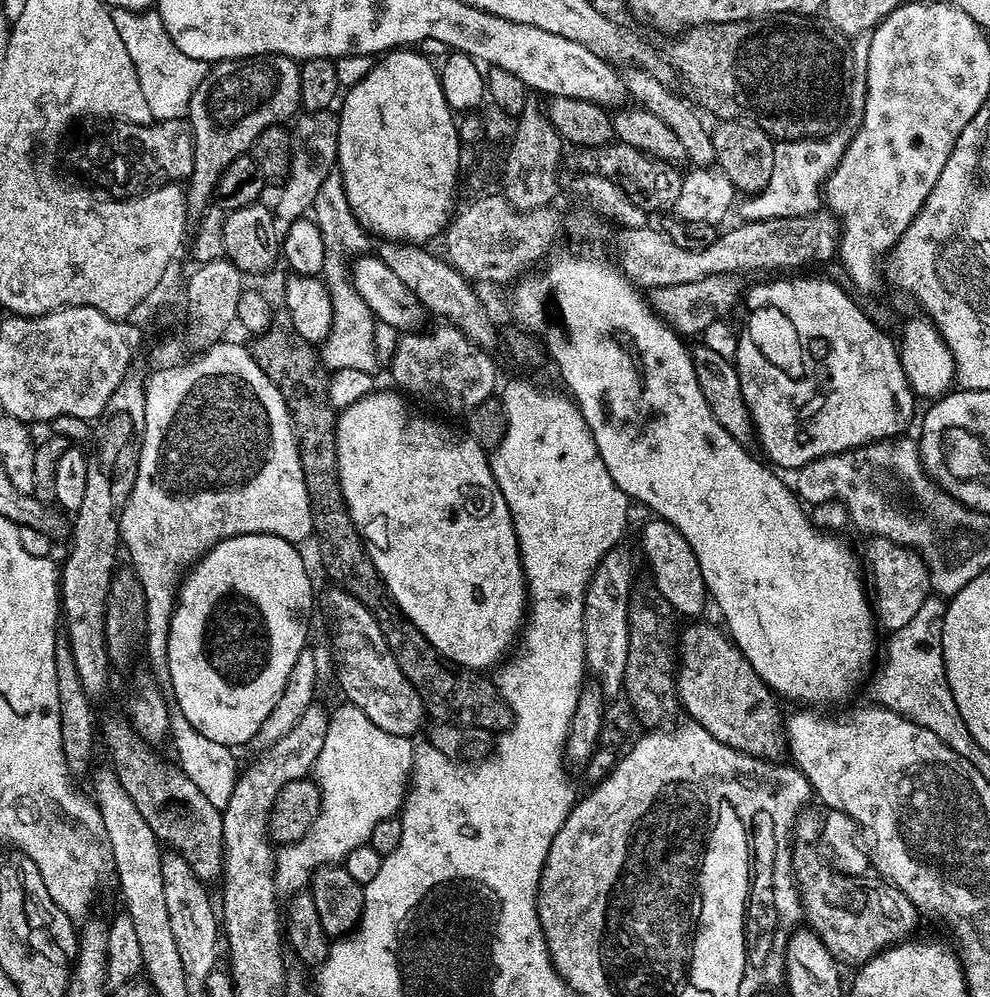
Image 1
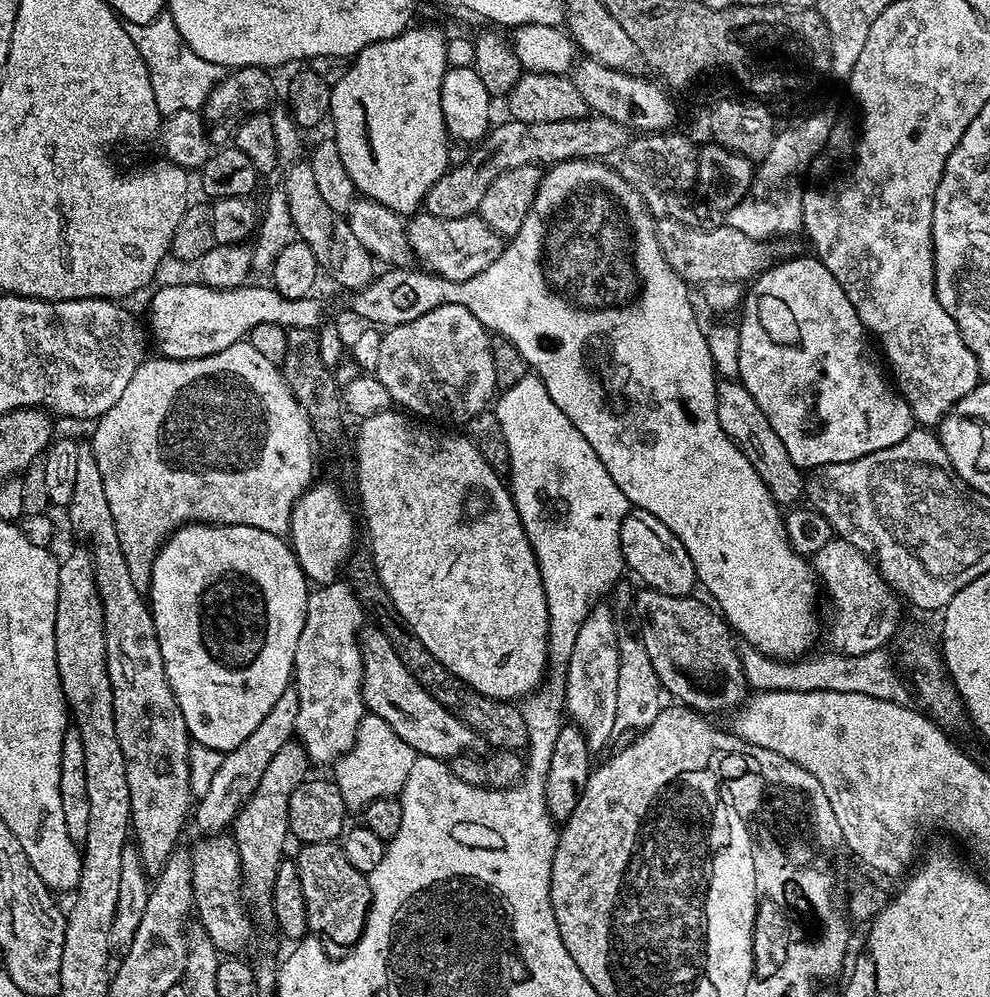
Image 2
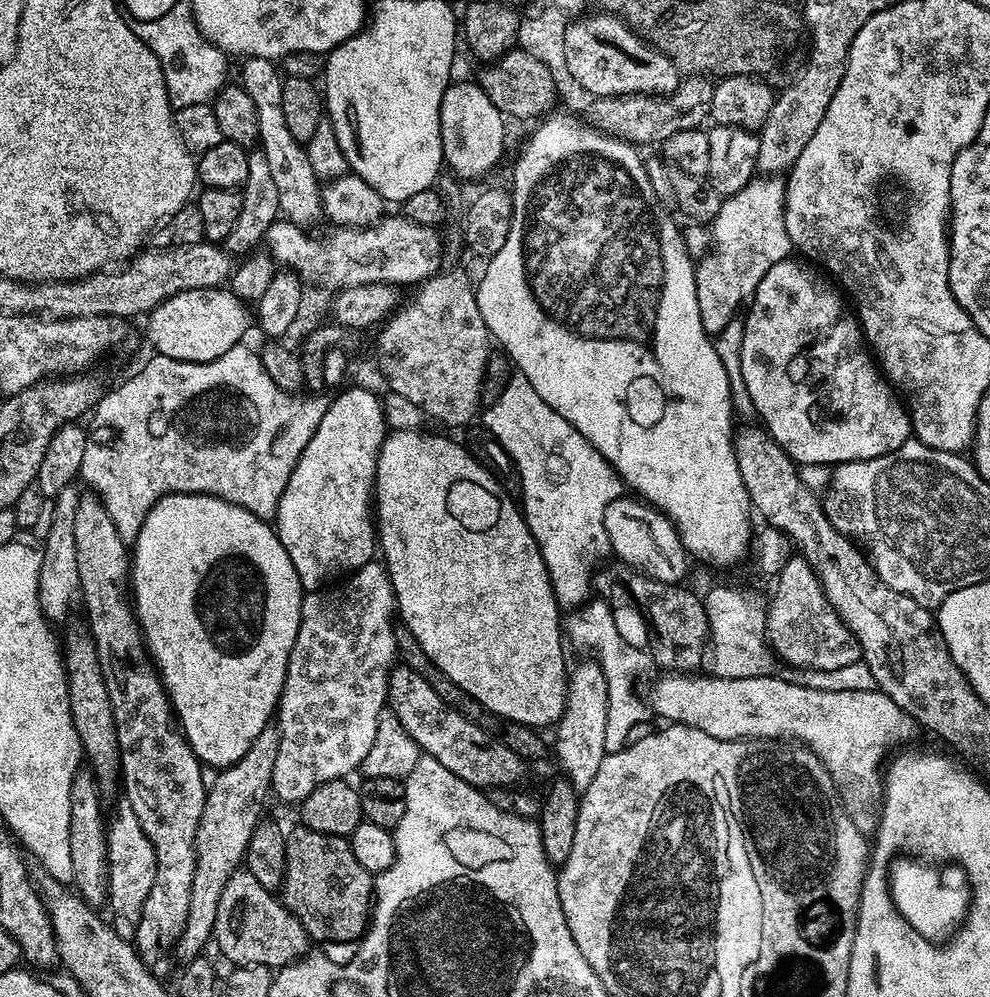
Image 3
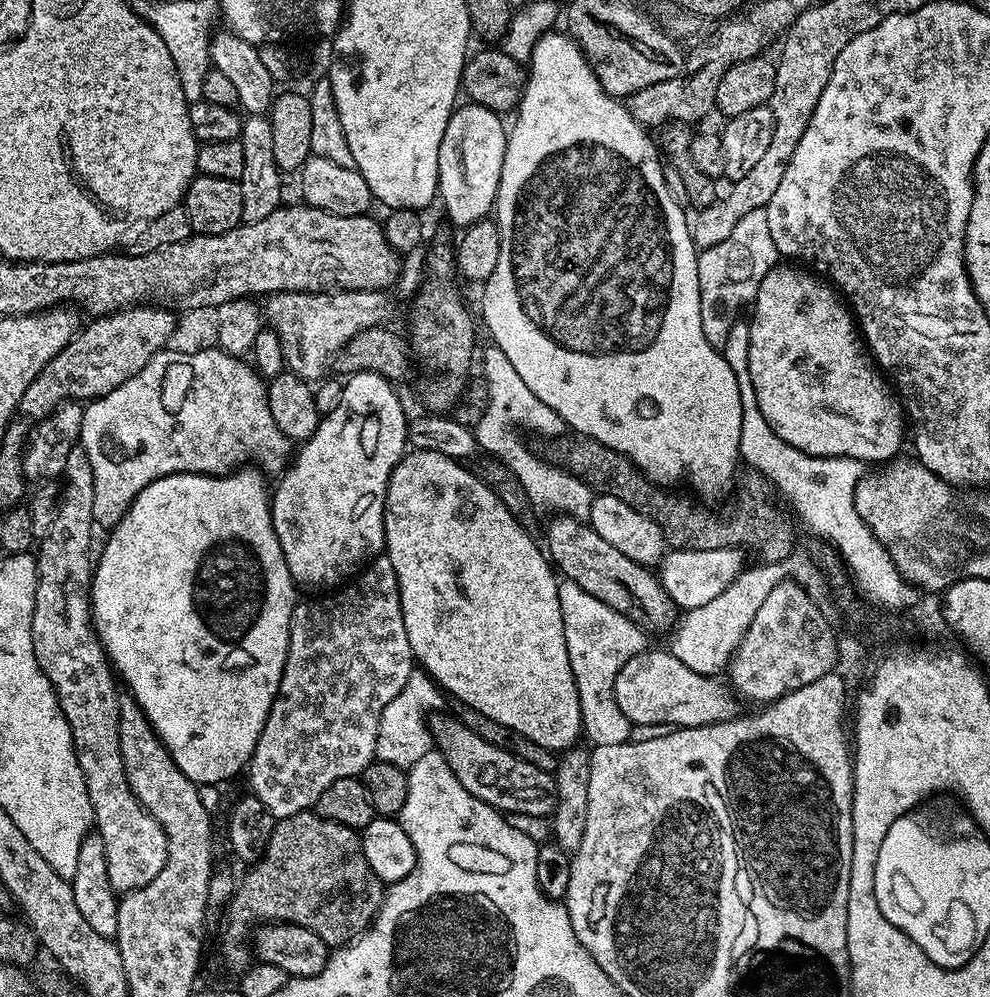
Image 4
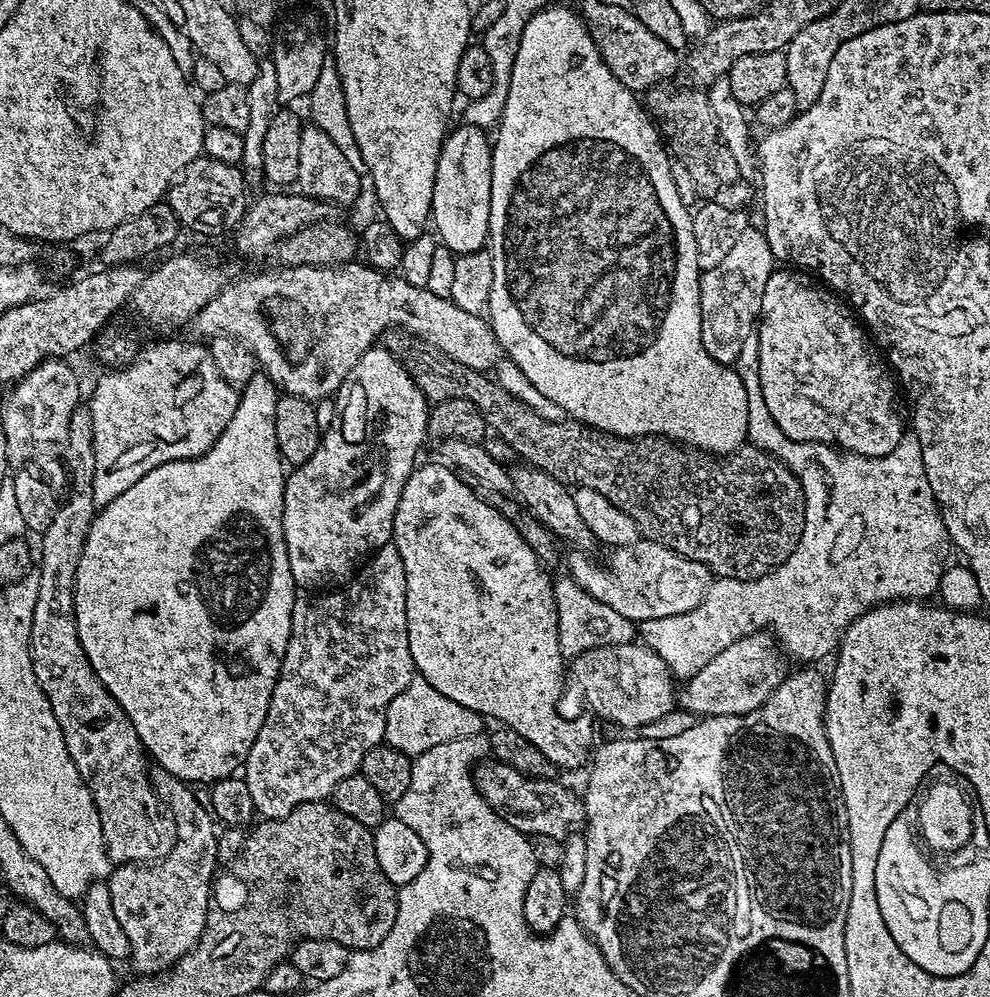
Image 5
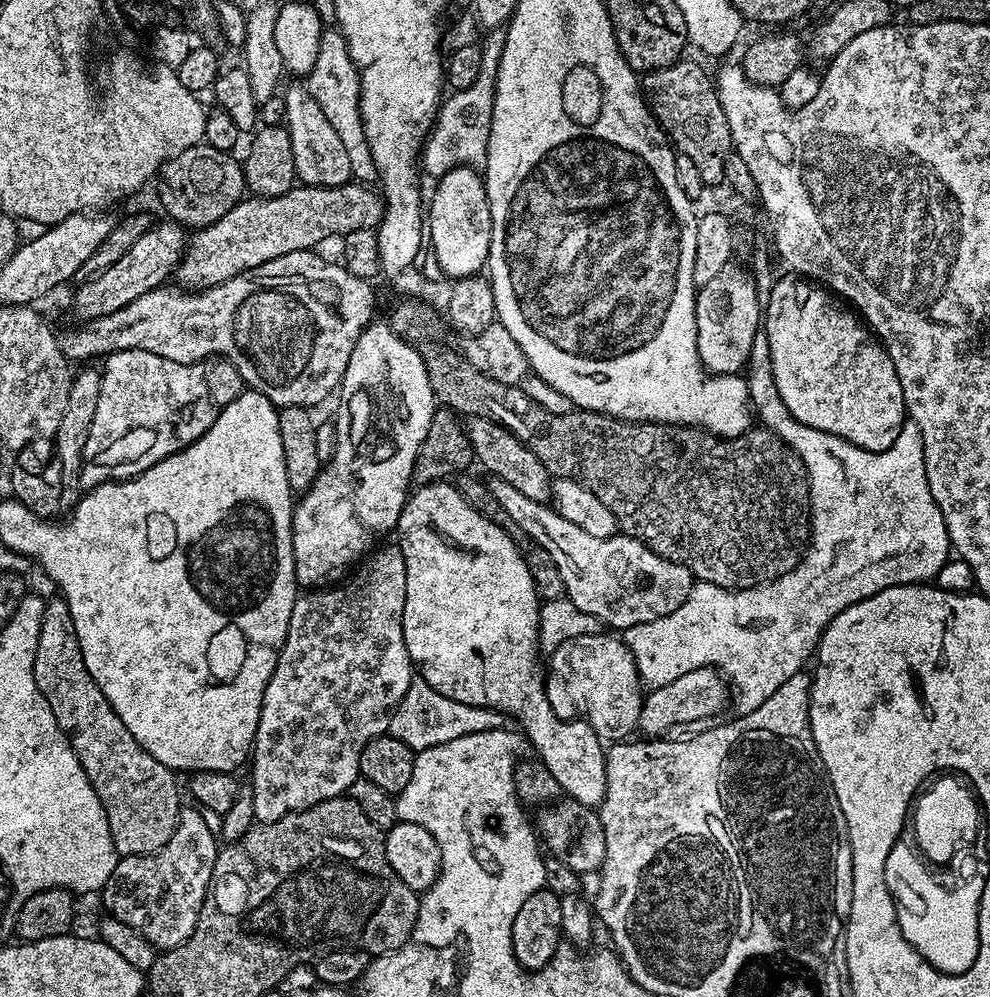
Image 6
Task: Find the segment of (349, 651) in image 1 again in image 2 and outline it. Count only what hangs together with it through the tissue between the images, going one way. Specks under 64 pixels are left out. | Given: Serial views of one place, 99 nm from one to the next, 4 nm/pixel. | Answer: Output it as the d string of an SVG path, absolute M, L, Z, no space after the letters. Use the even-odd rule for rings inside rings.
M365 627L360 634L360 653L362 654L362 694L365 709L371 715L382 718L406 746L410 746L421 756L438 758L442 762L451 762L456 756L476 754L481 751L480 735L470 730L453 712L447 712L423 686L402 666L402 658L386 638L383 628Z

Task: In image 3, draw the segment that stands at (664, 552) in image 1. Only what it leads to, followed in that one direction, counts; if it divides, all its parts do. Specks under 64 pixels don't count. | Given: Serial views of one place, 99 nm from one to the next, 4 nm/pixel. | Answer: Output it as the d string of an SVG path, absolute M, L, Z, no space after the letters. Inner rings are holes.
M621 498L606 506L606 534L612 543L612 552L621 565L654 578L658 582L680 584L688 572L690 557L676 532L676 527L668 521L663 512L639 499Z

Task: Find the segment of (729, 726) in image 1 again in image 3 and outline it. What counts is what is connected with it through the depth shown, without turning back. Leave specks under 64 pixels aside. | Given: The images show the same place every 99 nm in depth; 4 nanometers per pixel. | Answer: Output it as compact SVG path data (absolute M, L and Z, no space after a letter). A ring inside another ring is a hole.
M616 566L611 572L604 568L595 573L594 588L597 593L608 592L612 588L612 580L624 592L632 595L634 603L640 607L644 620L648 623L647 651L651 655L651 663L665 673L683 672L692 674L700 663L706 660L706 645L709 643L708 615L704 609L703 599L692 592L687 592L680 584L658 582L646 574L627 566Z

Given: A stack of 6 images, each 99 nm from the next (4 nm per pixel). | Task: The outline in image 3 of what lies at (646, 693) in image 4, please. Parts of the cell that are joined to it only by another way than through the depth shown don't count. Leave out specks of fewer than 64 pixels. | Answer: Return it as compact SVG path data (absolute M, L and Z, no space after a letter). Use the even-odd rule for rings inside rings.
M669 672L652 688L651 711L668 724L685 724L719 740L787 738L809 748L834 778L846 814L865 834L876 831L884 795L882 769L895 744L911 738L918 725L879 690L807 688L777 674L754 678L722 678L711 674Z

